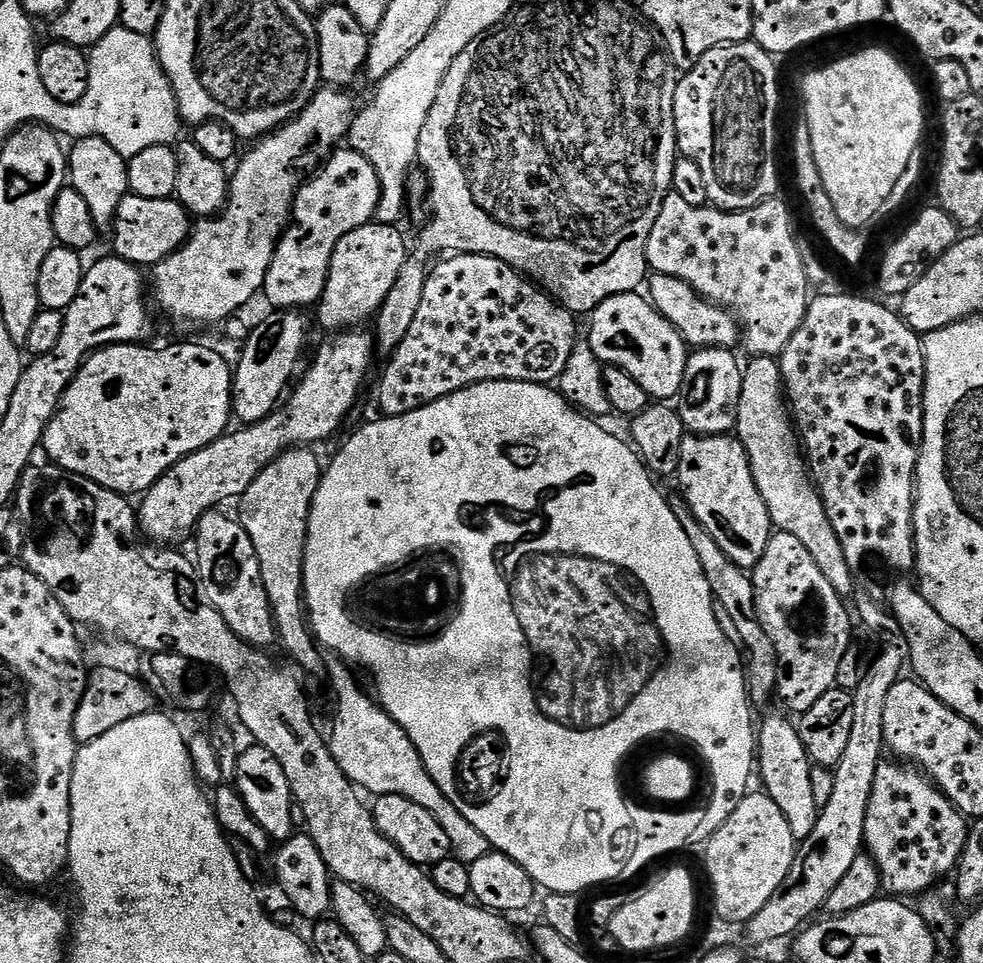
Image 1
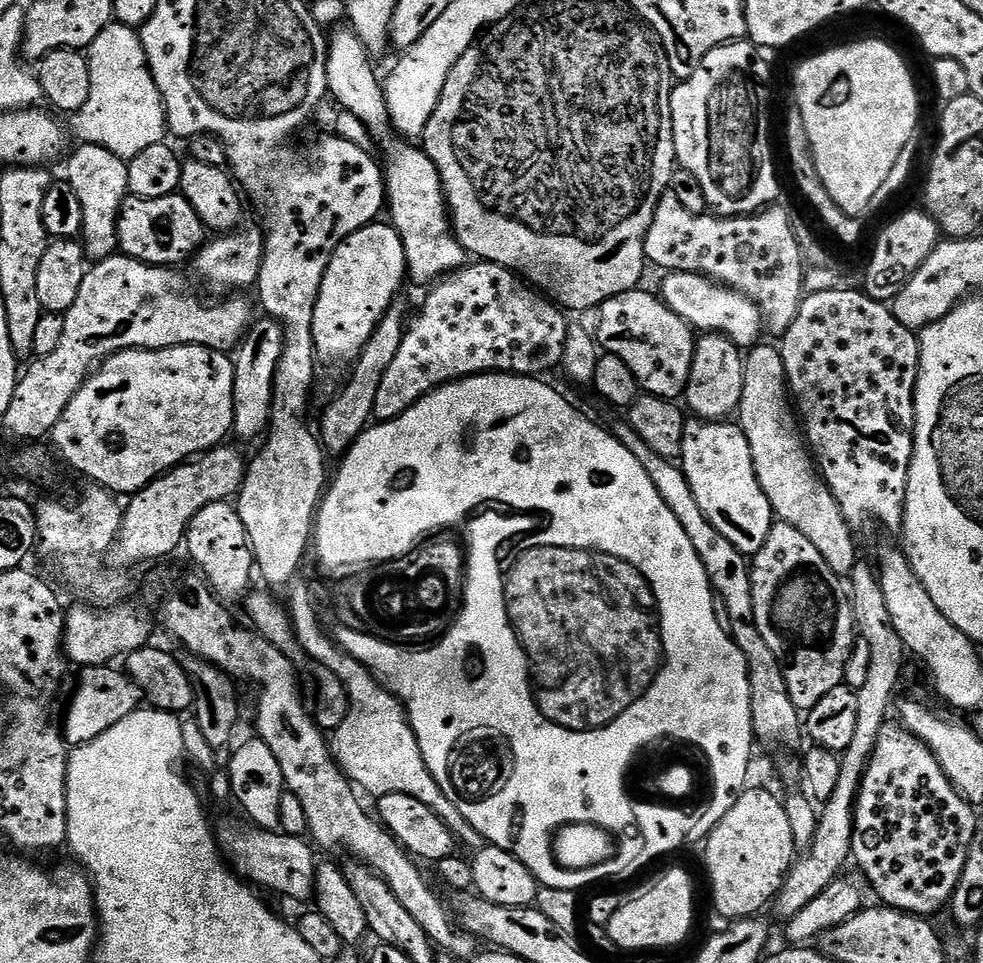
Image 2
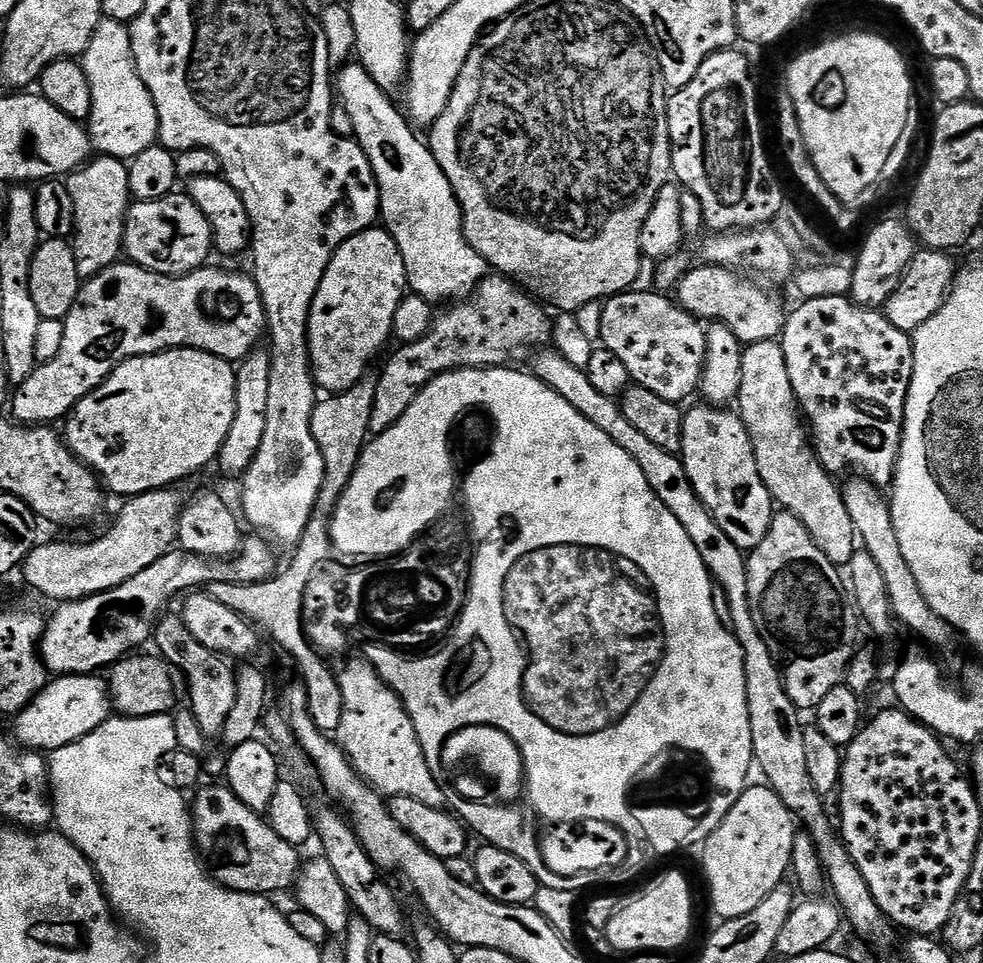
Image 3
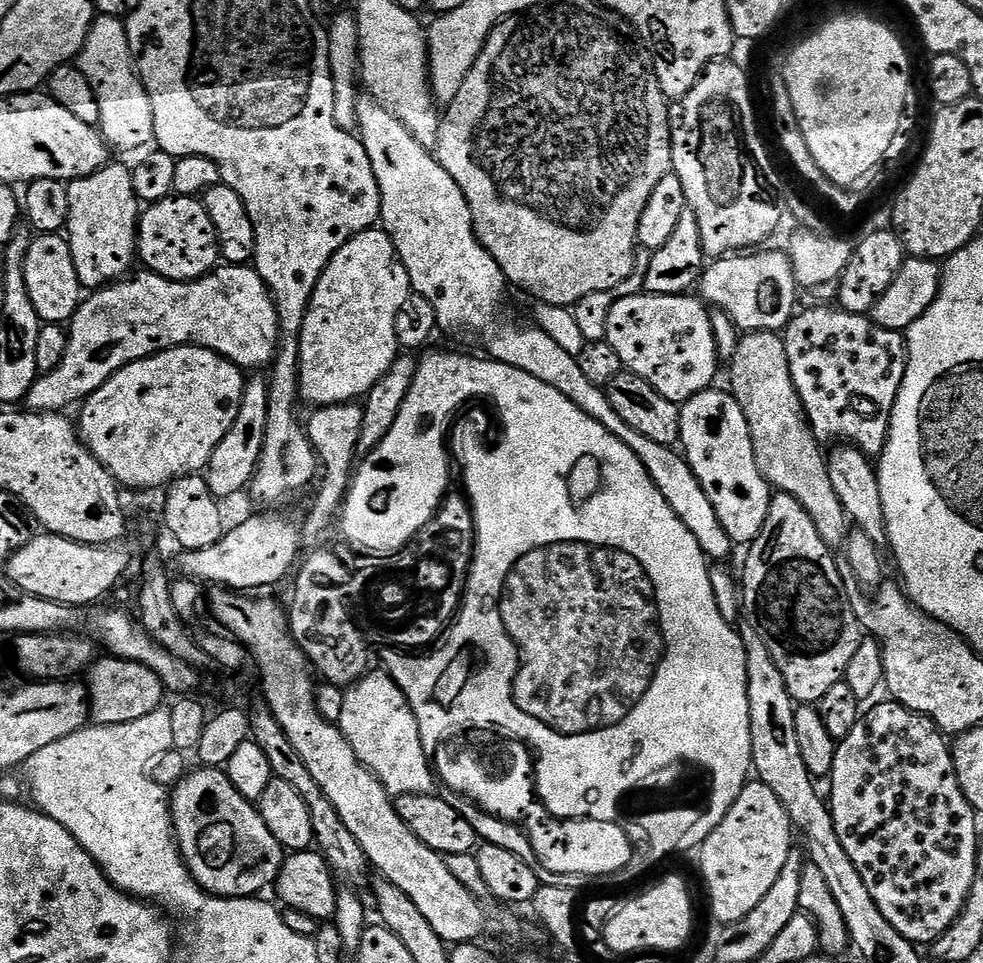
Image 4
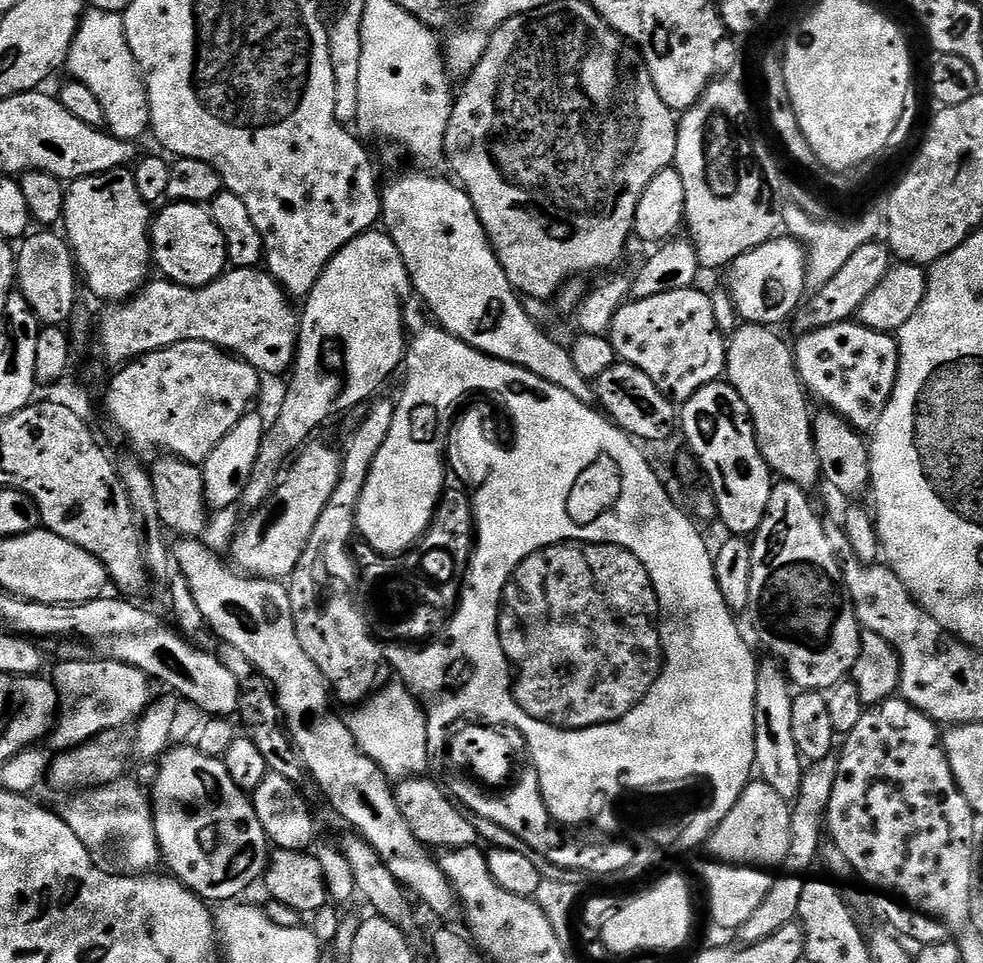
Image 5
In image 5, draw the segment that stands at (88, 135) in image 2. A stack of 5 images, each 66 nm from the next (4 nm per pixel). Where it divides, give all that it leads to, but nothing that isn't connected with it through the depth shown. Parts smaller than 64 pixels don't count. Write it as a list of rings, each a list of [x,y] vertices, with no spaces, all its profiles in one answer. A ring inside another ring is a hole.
[[[95,10],[85,11],[80,25],[76,31],[76,37],[71,44],[68,54],[66,70],[73,79],[81,81],[97,95],[102,104],[107,131],[119,140],[139,141],[143,132],[149,131],[152,119],[150,118],[150,106],[148,105],[148,92],[144,89],[144,78],[136,66],[136,59],[126,42],[126,26],[123,15],[119,12],[98,12]]]

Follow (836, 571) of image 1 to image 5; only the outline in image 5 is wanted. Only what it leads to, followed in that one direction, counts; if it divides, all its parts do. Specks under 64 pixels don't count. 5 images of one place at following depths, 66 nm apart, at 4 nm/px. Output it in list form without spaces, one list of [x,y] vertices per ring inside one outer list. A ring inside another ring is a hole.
[[[741,323],[727,337],[728,362],[726,365],[726,380],[734,390],[738,390],[738,398],[746,402],[746,410],[752,419],[756,431],[758,450],[768,467],[781,481],[797,484],[805,490],[812,490],[817,483],[821,483],[820,463],[816,457],[816,447],[812,437],[813,409],[808,409],[810,397],[804,391],[800,382],[800,375],[796,369],[796,357],[790,344],[779,336],[775,327],[767,324]]]

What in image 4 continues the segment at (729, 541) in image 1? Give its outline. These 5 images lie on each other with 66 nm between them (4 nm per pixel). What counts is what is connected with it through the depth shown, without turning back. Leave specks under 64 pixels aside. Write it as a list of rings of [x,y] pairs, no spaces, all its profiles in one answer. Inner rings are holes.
[[[713,386],[694,394],[680,405],[678,444],[698,482],[702,482],[702,490],[706,490],[706,498],[710,498],[710,506],[714,506],[714,514],[718,514],[722,530],[730,534],[733,545],[748,546],[758,538],[766,522],[773,493],[758,470],[754,442],[750,438],[746,414],[742,414],[742,406],[738,406],[731,391],[719,392],[718,388]]]

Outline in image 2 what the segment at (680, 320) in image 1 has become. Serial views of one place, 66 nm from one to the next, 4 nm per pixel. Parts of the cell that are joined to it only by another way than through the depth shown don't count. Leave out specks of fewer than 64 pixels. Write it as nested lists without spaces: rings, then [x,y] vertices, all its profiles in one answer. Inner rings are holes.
[[[669,272],[663,278],[665,280],[661,282],[660,292],[658,291],[659,299],[692,329],[701,333],[718,332],[730,338],[742,350],[753,347],[761,339],[760,305],[743,296],[741,292],[735,292],[732,288],[725,288],[714,280],[689,272]]]

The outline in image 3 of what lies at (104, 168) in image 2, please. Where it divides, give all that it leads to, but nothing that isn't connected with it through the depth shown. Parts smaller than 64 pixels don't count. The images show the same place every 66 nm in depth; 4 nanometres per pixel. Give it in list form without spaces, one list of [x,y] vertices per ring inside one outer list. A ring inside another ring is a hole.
[[[101,155],[96,159],[83,168],[77,168],[66,180],[70,198],[74,198],[76,219],[70,243],[76,250],[81,278],[96,276],[121,259],[124,252],[124,219],[128,217],[130,207],[128,164],[123,160],[115,160],[113,156]]]

